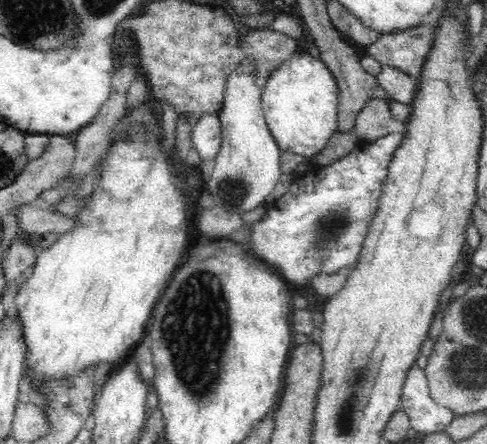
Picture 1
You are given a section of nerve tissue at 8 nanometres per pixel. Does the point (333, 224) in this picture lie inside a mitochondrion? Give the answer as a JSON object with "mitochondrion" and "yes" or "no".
{"mitochondrion":"yes"}

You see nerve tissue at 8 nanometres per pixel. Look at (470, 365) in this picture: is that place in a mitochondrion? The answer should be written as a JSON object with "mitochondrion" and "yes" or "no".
{"mitochondrion":"yes"}

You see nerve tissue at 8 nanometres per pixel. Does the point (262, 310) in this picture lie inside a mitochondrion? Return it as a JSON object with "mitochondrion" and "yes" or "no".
{"mitochondrion":"no"}

